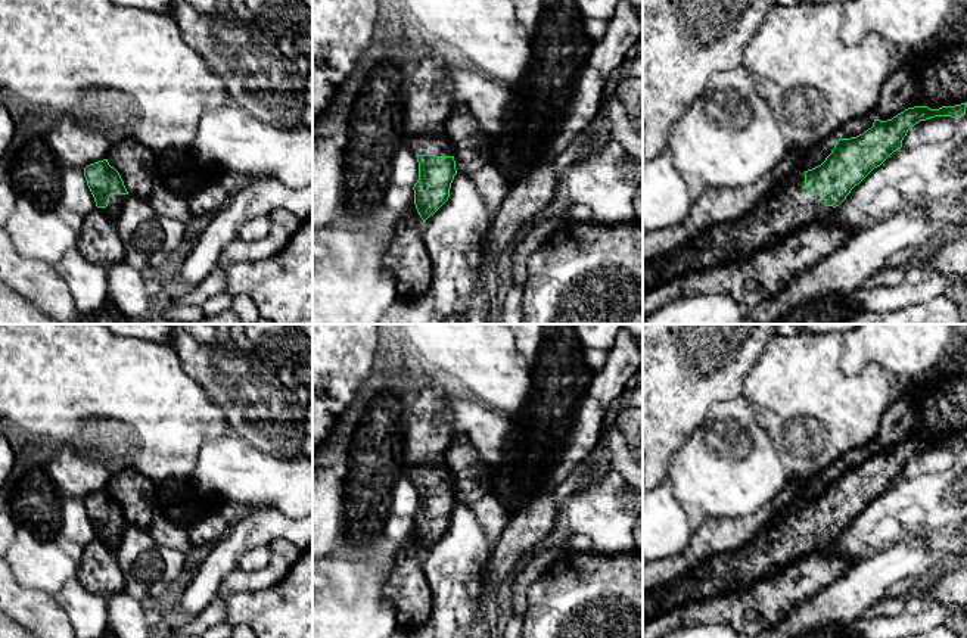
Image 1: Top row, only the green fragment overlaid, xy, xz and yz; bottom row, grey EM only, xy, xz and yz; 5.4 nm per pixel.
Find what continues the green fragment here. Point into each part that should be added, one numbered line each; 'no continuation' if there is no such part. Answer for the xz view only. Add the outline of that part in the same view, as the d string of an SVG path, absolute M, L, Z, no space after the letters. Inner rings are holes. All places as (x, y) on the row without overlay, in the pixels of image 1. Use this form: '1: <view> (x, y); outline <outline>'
1: xz (437, 473); outline M444 458L432 463L407 466L405 476L414 485L454 486L451 472L447 469Z

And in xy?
1: xy (112, 541); outline M111 525L109 526L109 533L106 538L99 538L105 547L115 553L121 544L121 538L122 538L122 533L125 530L127 525Z

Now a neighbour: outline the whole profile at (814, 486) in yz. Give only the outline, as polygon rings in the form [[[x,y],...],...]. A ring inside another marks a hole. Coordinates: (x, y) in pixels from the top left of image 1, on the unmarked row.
[[[824,470],[817,474],[812,474],[812,477],[803,483],[797,504],[821,495],[834,479],[834,474],[836,470]]]

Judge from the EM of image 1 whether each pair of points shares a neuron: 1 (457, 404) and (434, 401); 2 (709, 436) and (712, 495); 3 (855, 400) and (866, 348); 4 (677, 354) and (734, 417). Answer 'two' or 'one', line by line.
1: two
2: one
3: two
4: two

